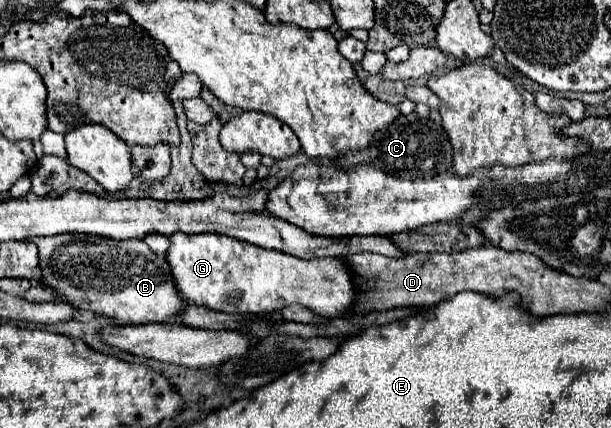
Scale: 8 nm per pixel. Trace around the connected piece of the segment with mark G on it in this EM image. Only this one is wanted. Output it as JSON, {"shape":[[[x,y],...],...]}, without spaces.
{"shape":[[[170,235],[170,247],[166,251],[166,261],[172,267],[172,277],[176,279],[176,287],[182,299],[188,305],[198,305],[224,313],[250,313],[250,315],[272,315],[292,303],[300,303],[302,307],[322,315],[336,317],[350,311],[350,305],[356,301],[356,291],[352,285],[352,273],[348,267],[334,257],[312,257],[300,259],[294,255],[286,255],[282,251],[262,249],[228,235]]]}

